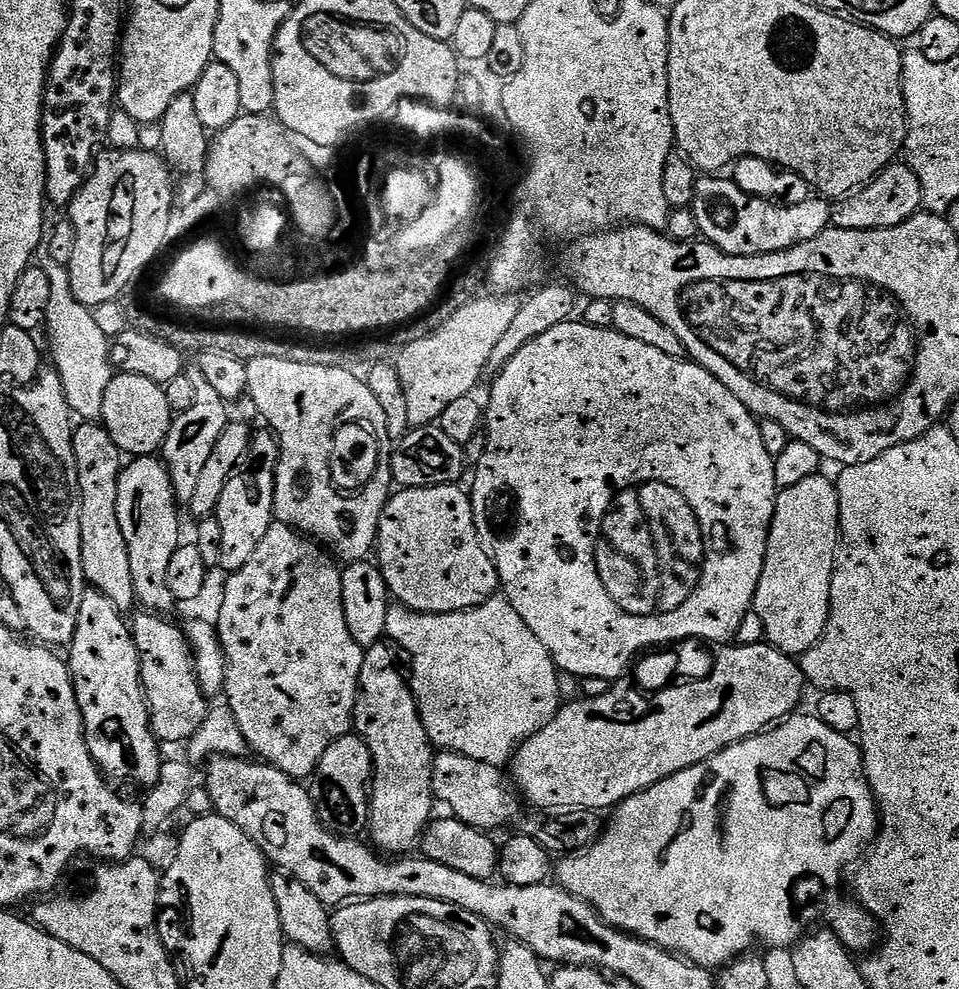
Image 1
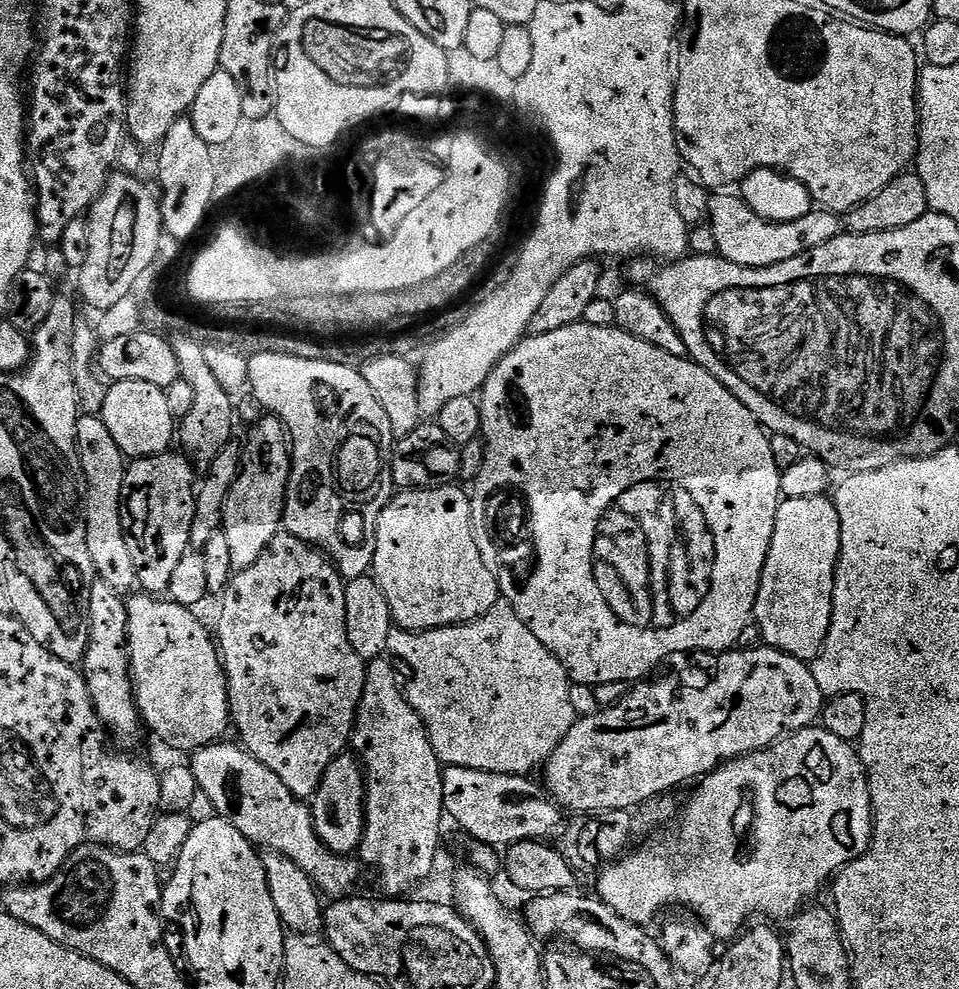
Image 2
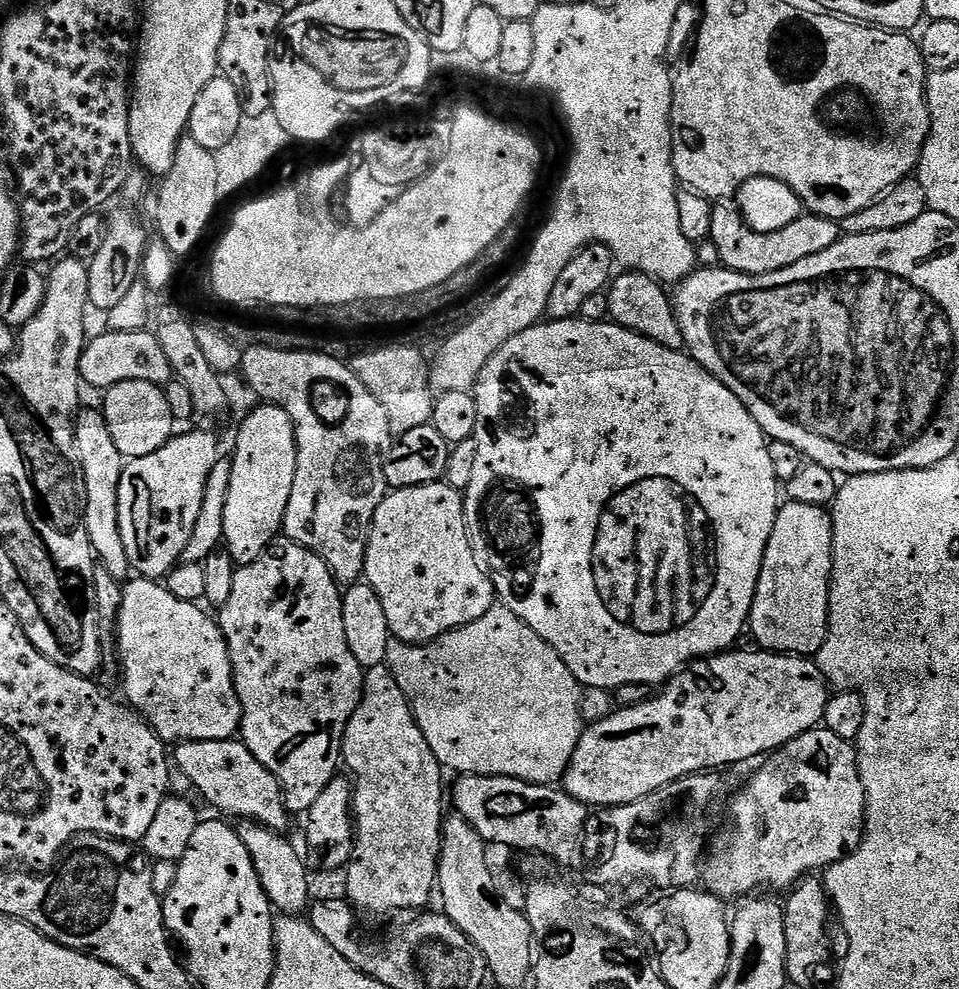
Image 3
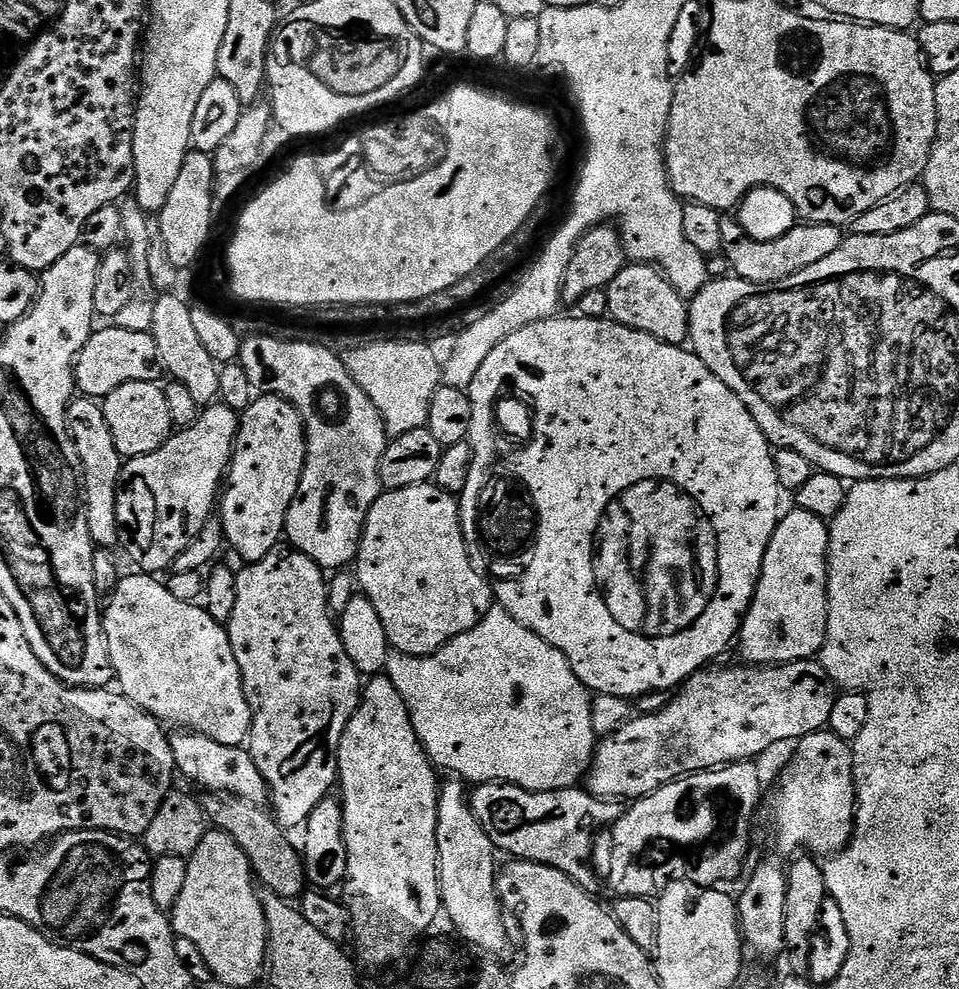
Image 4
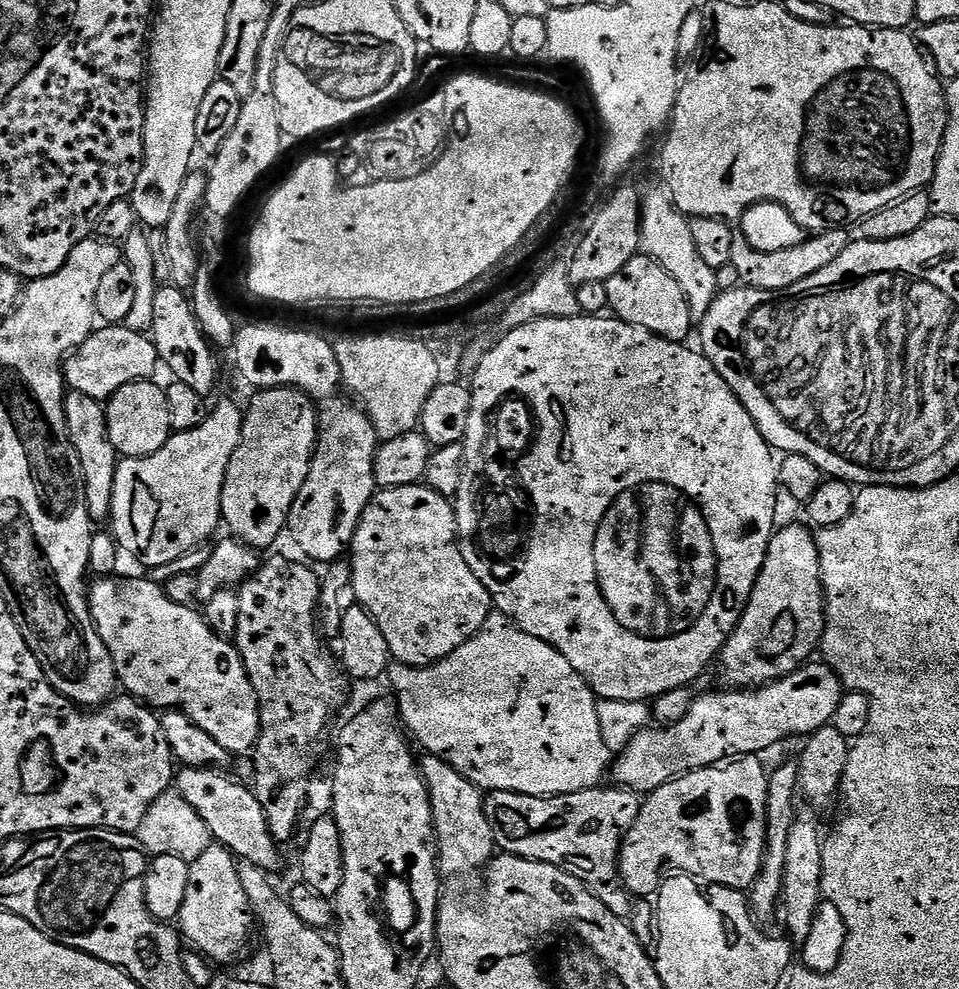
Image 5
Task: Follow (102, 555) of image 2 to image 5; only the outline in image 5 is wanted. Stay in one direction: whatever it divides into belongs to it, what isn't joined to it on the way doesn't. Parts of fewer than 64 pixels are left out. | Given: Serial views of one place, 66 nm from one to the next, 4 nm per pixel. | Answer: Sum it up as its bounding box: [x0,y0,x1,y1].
[64,391,118,522]

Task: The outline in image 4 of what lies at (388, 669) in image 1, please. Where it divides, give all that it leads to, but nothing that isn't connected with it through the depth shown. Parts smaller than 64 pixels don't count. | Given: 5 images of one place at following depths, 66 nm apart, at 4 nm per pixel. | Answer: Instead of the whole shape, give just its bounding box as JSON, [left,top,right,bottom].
[338,674,442,968]

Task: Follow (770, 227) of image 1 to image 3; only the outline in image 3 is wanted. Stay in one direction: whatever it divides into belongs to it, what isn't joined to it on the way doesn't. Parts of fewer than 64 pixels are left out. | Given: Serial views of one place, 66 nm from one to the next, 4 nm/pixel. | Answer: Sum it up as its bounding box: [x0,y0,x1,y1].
[710,202,842,276]

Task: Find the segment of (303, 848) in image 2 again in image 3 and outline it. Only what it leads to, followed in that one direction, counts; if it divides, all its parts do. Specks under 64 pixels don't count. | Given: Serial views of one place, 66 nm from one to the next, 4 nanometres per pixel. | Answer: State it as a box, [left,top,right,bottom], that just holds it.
[174,739,290,834]

